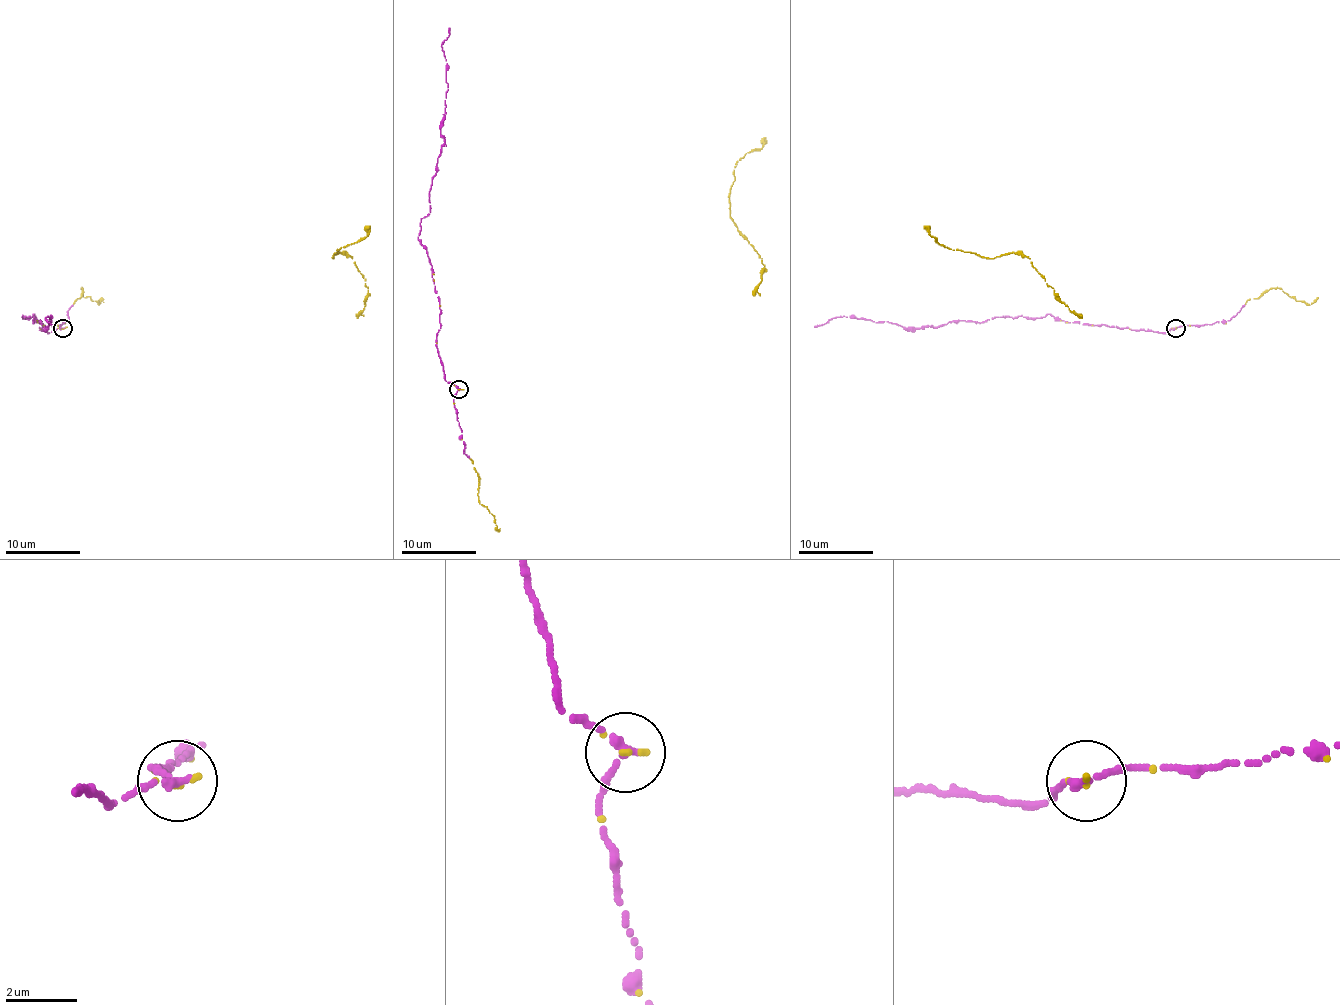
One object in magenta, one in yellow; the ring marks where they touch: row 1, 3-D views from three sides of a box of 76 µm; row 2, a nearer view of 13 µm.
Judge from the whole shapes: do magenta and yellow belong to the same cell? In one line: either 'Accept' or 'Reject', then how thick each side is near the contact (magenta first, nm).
Accept. Thickness 200 nm (magenta) against 140 nm

